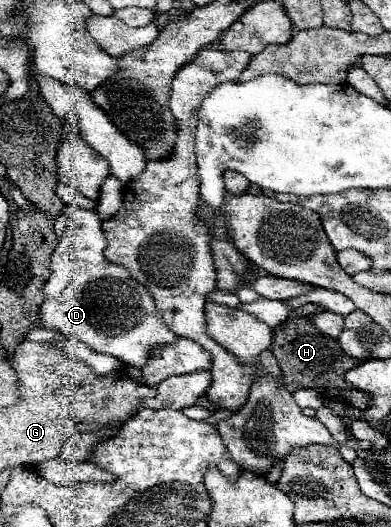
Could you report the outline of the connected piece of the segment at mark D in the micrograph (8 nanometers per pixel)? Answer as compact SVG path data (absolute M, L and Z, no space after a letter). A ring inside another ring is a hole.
M66 205L64 209L68 213L68 225L50 257L50 277L44 285L46 299L40 305L40 325L42 329L58 331L62 337L78 339L96 353L112 355L126 365L142 369L156 347L176 343L180 337L164 323L162 313L154 307L152 293L126 267L114 265L104 257L106 237L96 213L74 205Z

